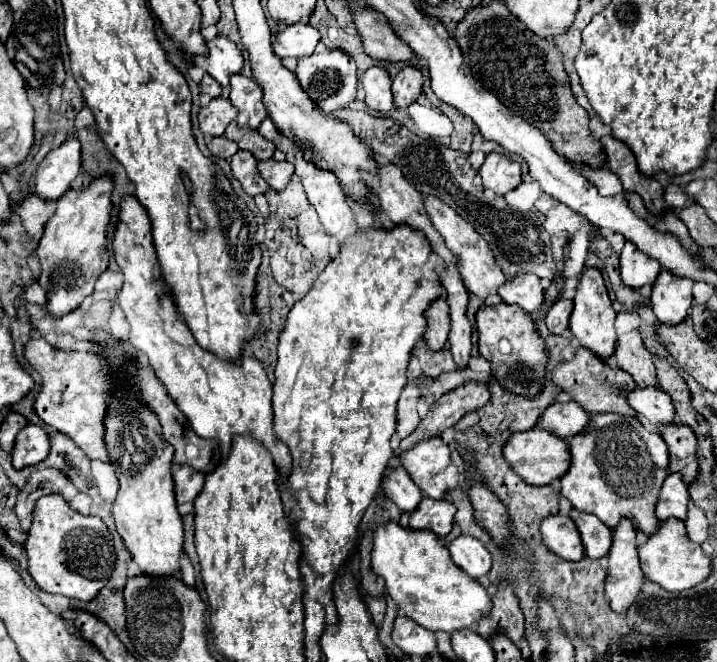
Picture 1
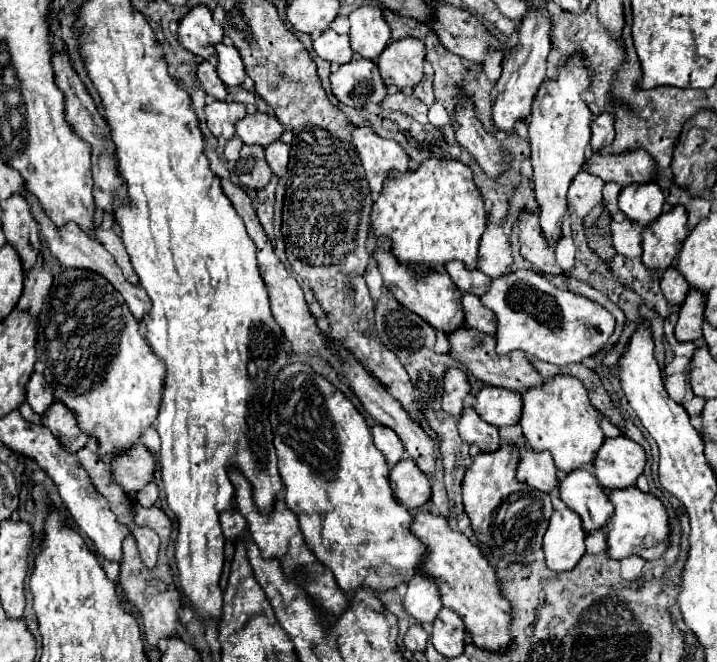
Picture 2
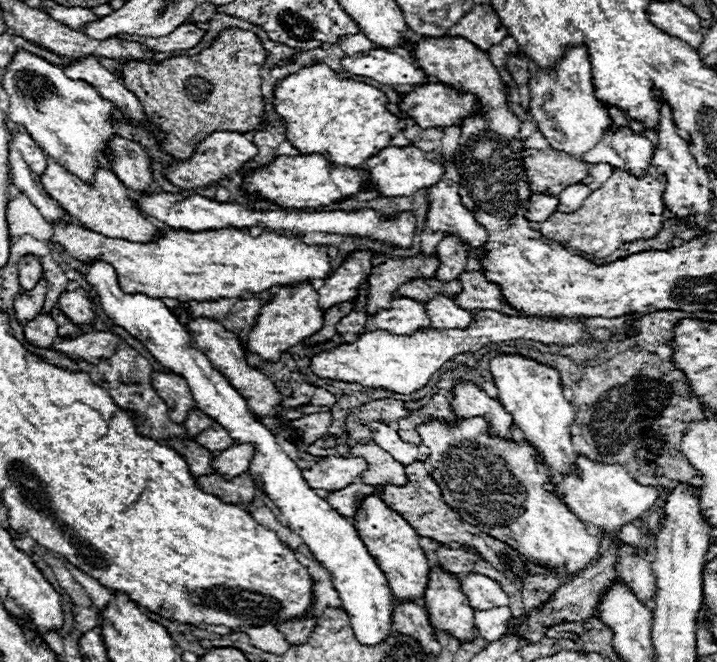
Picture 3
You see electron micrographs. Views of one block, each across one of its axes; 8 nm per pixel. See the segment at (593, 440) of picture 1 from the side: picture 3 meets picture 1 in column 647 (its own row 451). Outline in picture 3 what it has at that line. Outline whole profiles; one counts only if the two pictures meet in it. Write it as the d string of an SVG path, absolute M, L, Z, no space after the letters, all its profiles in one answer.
M456 382L452 388L450 406L454 414L458 416L456 424L448 424L446 420L432 420L432 422L416 426L422 438L422 444L428 448L426 470L434 478L434 482L440 486L442 500L470 526L478 528L480 532L492 538L506 542L508 546L512 546L516 552L520 552L528 560L556 568L558 576L566 576L566 574L574 576L580 570L584 570L590 562L594 562L600 552L598 538L586 530L586 526L572 514L572 510L556 494L552 494L550 490L542 486L550 474L538 462L532 446L528 442L514 442L514 440L506 440L506 438L498 438L490 434L488 422L492 422L494 434L512 436L514 422L510 414L502 408L502 404L490 398L474 382Z

